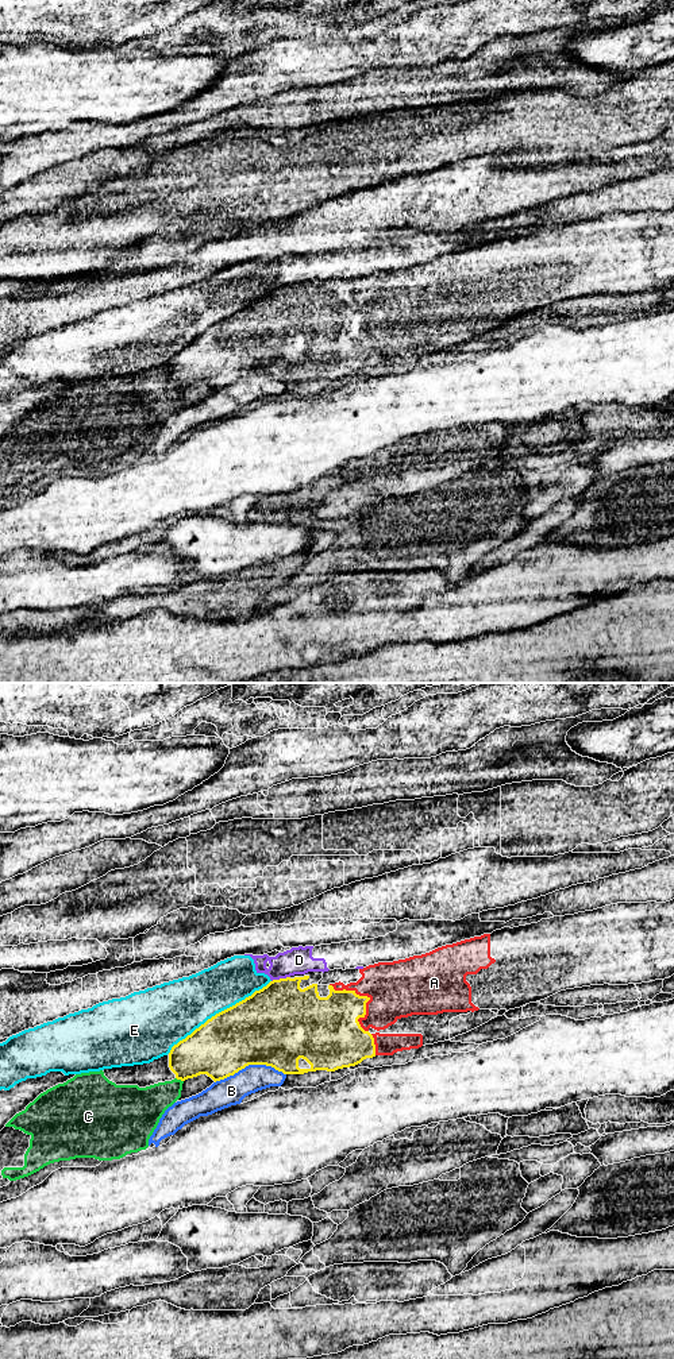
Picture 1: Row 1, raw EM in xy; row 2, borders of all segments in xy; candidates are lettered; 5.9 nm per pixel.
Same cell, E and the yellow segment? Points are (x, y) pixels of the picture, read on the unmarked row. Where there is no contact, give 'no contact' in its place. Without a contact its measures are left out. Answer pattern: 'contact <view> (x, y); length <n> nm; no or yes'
contact xy (219, 321); length 750 nm; no

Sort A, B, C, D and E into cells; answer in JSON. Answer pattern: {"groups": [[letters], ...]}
{"groups": [["A"], ["B"], ["C"], ["D", "E"]]}

